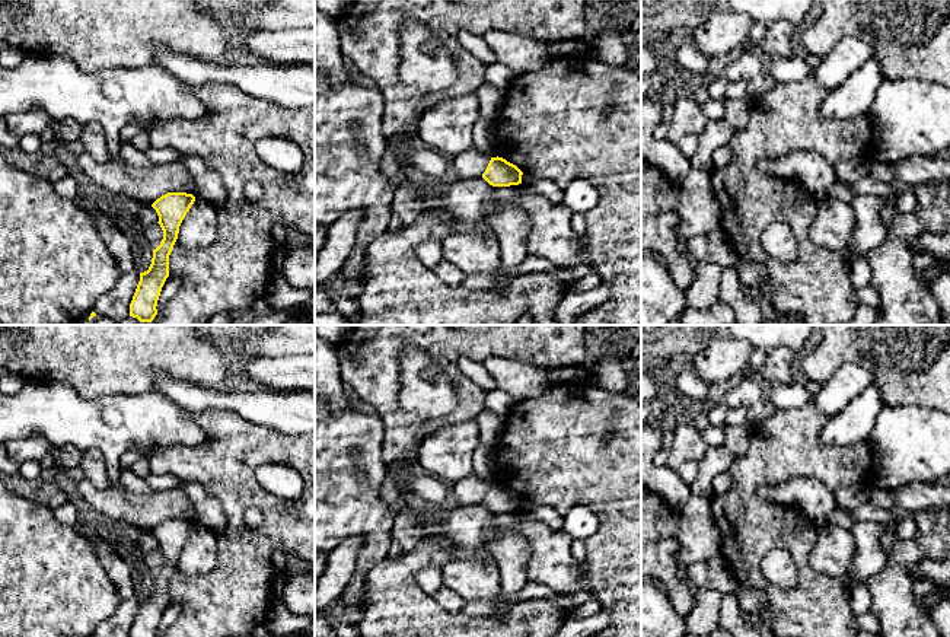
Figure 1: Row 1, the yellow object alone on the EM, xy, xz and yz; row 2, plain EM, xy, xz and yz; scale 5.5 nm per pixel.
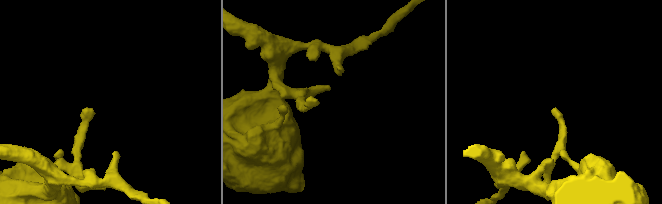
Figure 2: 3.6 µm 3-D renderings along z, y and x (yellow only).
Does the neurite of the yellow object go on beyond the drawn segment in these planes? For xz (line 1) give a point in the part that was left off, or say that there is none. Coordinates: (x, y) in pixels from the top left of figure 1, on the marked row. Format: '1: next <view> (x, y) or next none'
1: next none

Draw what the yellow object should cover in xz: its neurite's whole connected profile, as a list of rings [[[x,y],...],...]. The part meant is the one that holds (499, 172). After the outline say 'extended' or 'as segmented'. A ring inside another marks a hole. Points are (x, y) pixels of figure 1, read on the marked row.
[[[491,157],[482,178],[492,187],[510,187],[522,184],[523,172],[503,157]]]; as segmented

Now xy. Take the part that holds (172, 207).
[[[168,192],[152,204],[159,216],[157,223],[163,230],[163,239],[153,249],[149,270],[140,273],[140,281],[130,303],[130,316],[137,318],[140,322],[152,322],[157,315],[157,300],[169,277],[169,255],[178,239],[179,226],[194,201],[192,194]]]; as segmented

